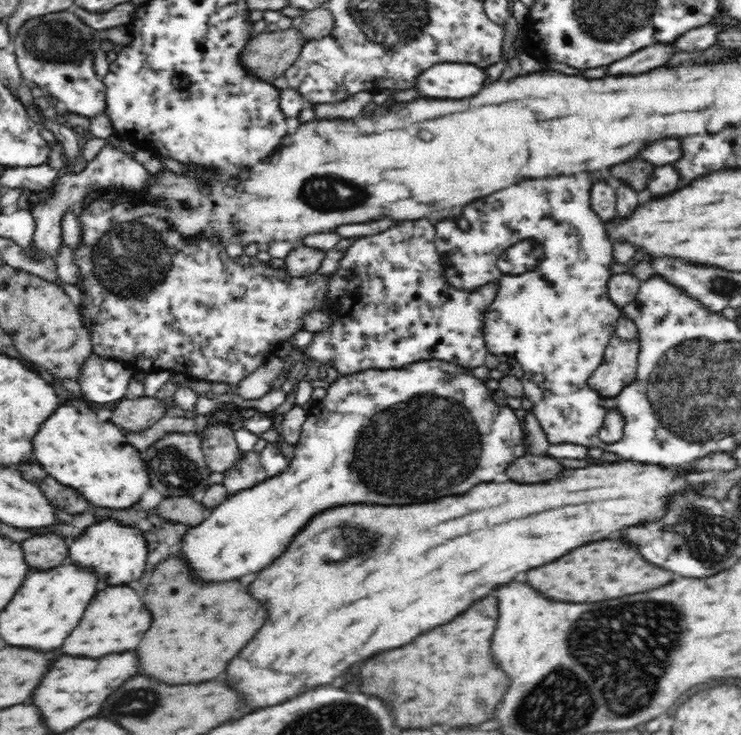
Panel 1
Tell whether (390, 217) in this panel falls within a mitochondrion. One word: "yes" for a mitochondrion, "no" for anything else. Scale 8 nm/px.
no

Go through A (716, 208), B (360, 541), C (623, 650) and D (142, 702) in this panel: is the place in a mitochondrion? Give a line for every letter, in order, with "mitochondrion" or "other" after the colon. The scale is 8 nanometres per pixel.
A: other
B: mitochondrion
C: mitochondrion
D: mitochondrion

